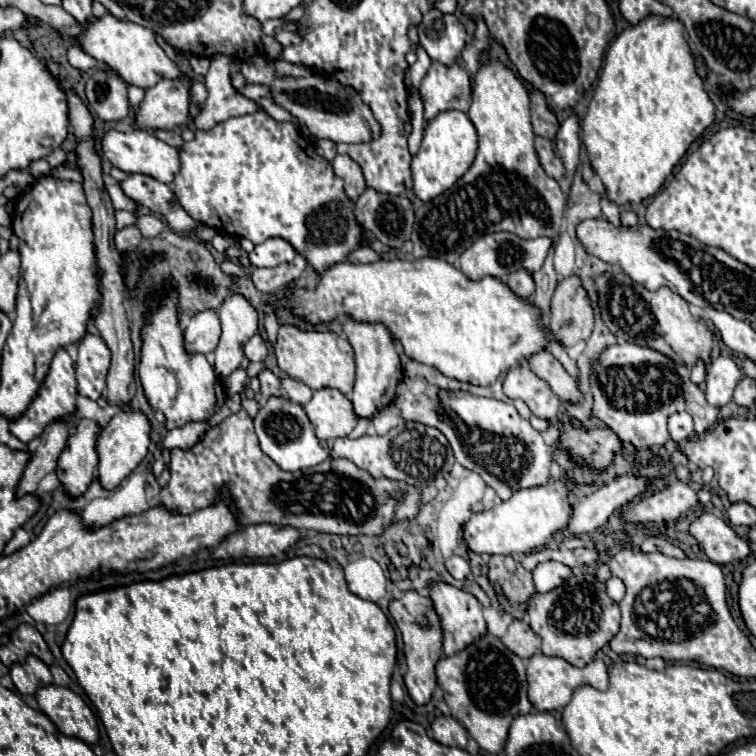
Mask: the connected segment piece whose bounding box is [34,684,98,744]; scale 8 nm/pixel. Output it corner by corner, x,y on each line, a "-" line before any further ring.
50,684
40,686
34,696
40,710
58,726
62,734
80,738
88,744
98,740
98,722
92,710
76,692

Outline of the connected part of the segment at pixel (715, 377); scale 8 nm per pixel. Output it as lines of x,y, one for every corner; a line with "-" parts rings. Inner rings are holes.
724,356
714,358
714,362
706,374
708,404
716,406
716,408
726,406
732,400
734,388
740,378
742,378
742,372
732,358
724,358

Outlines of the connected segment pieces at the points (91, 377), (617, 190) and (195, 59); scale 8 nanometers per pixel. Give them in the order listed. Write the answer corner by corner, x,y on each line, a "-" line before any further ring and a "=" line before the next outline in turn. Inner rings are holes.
88,332
78,344
76,382
78,394
98,400
106,388
106,372
110,366
110,350
98,332
=
650,14
638,24
622,30
606,50
600,80
594,88
588,112
582,120
582,144
592,168
606,186
606,194
618,206
642,202
654,196
672,168
686,154
690,144
714,122
714,104
704,90
702,78
696,72
696,60
690,52
684,24
678,18
=
190,56
190,64
192,64
194,72
200,74
200,76
206,76
206,72
210,68
210,60
204,58
204,56

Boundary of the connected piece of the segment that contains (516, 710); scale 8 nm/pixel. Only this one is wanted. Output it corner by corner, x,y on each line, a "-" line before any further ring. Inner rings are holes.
490,632
472,642
472,646
460,650
460,654
442,656
436,664
436,682
444,690
444,702
452,716
468,730
480,748
490,754
502,752
512,720
532,710
526,694
524,660
512,654
502,640

